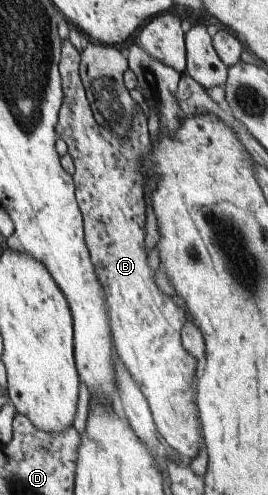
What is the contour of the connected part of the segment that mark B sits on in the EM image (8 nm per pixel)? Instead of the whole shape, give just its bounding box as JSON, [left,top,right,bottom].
[55,39,202,460]

